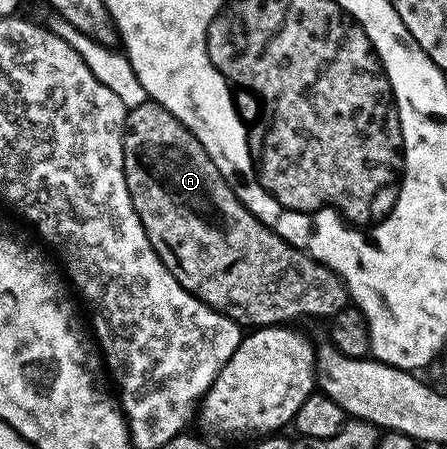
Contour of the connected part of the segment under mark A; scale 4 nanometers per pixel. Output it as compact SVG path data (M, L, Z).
M148 101L128 110L127 122L123 132L123 168L125 169L125 181L129 189L129 197L133 201L133 209L149 237L149 245L153 245L153 249L157 253L157 257L161 257L165 269L169 269L169 273L173 273L173 277L177 277L177 281L183 288L189 294L197 296L201 302L209 305L214 311L223 312L232 321L242 325L244 328L258 329L283 325L288 321L295 321L291 319L301 318L302 315L324 315L324 317L330 317L336 315L342 307L348 306L349 296L347 294L347 286L343 284L343 278L337 273L333 273L324 263L319 263L311 255L306 255L305 252L299 251L291 244L285 242L276 231L272 231L270 227L264 225L235 196L233 189L227 183L227 178L219 172L217 165L213 165L213 161L209 157L209 153L201 145L201 141L197 141L197 137L192 131L181 121L177 121L177 117L173 117L173 113L169 113L169 109L165 109L160 103Z

